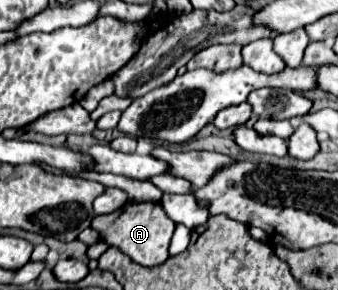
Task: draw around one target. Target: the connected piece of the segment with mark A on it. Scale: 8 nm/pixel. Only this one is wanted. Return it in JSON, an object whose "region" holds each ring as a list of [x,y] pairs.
{"region":[[[127,201],[123,207],[115,209],[113,213],[107,215],[97,215],[91,221],[91,227],[101,235],[101,239],[111,245],[121,249],[125,255],[129,255],[135,263],[145,265],[145,267],[155,267],[169,257],[169,243],[175,231],[175,223],[163,213],[159,203],[153,201]]]}

